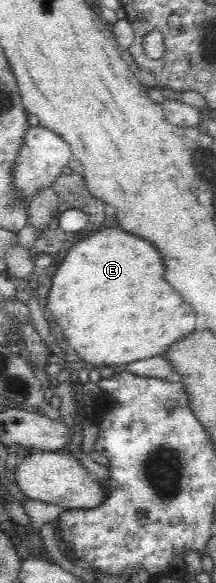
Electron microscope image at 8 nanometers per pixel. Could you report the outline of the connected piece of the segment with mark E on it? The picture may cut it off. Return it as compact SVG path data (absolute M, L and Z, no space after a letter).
M104 229L74 244L60 260L48 293L47 307L58 325L59 338L90 367L127 365L166 352L176 341L194 333L197 315L166 281L160 251L146 239L122 229Z

